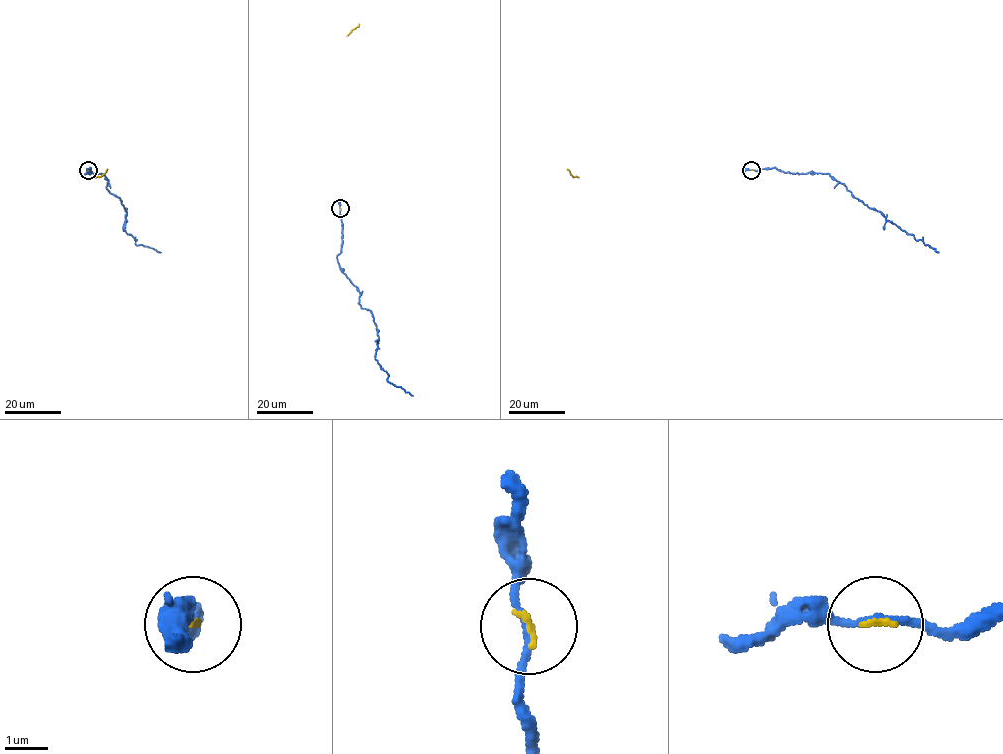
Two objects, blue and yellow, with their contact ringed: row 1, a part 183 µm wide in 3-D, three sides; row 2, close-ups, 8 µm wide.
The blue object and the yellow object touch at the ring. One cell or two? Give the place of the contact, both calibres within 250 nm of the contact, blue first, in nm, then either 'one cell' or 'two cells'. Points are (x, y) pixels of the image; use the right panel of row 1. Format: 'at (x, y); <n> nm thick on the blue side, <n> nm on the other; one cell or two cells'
at (751, 170); 160 nm thick on the blue side, 90 nm on the other; one cell

